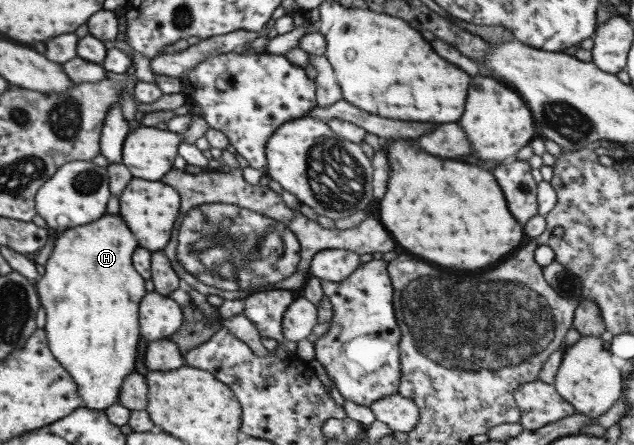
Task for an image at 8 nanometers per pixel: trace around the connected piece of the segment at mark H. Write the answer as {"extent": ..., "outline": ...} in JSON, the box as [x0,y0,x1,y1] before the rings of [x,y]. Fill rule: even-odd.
{"extent":[36,215,147,411],"outline":[[[105,215],[101,219],[96,219],[90,224],[80,225],[67,229],[57,234],[57,241],[55,249],[51,253],[47,265],[45,265],[45,275],[39,277],[36,281],[36,291],[40,299],[41,306],[46,311],[46,324],[44,330],[46,331],[49,349],[51,353],[58,359],[59,365],[69,373],[69,376],[75,380],[78,385],[79,395],[86,403],[86,406],[91,409],[98,409],[105,411],[111,404],[118,403],[121,384],[125,377],[135,373],[135,366],[137,359],[137,345],[139,345],[140,327],[139,327],[139,305],[143,297],[147,294],[145,289],[145,280],[135,269],[131,263],[131,255],[137,249],[137,239],[133,237],[133,233],[129,231],[129,227],[125,225],[125,221],[119,215]]]}

